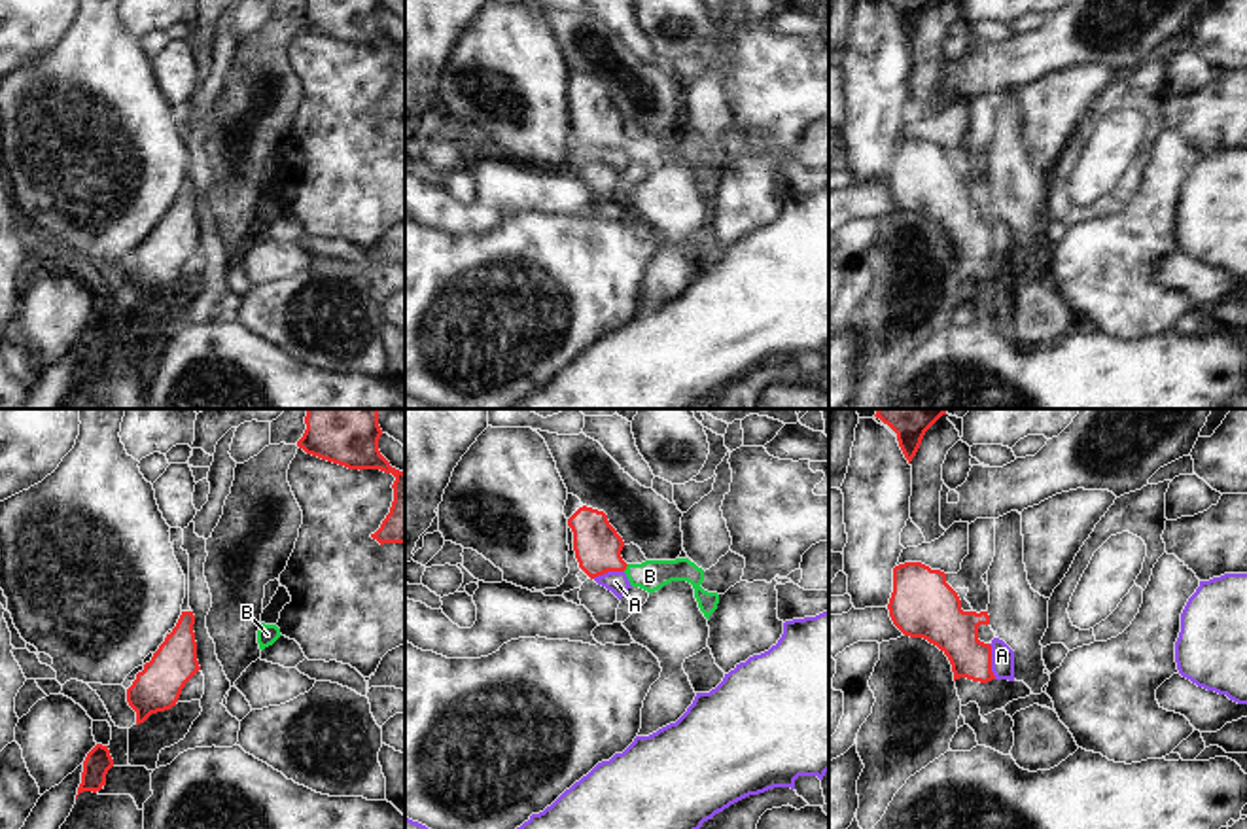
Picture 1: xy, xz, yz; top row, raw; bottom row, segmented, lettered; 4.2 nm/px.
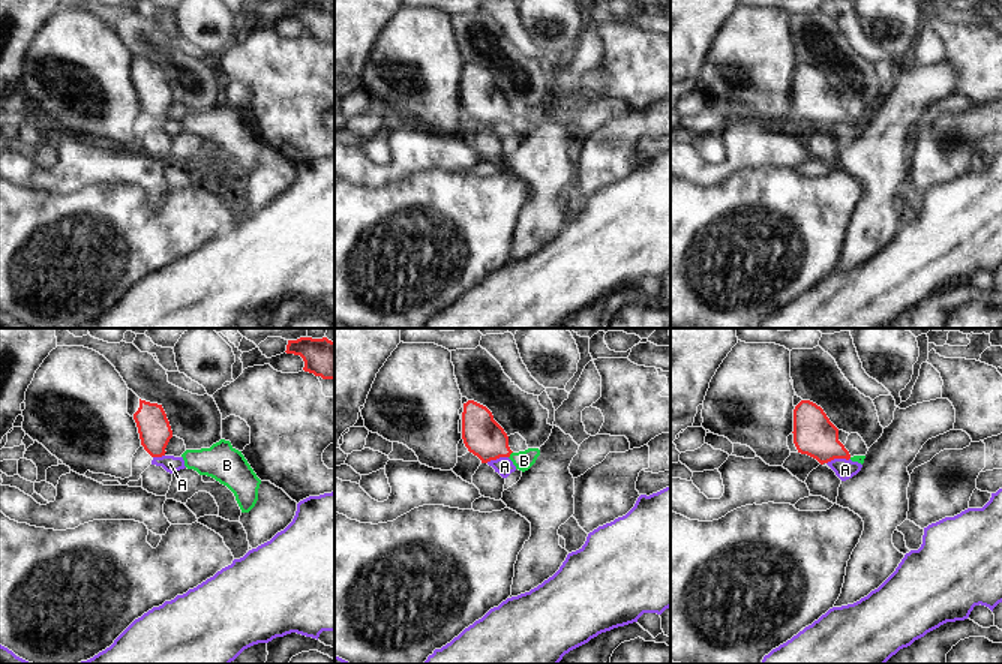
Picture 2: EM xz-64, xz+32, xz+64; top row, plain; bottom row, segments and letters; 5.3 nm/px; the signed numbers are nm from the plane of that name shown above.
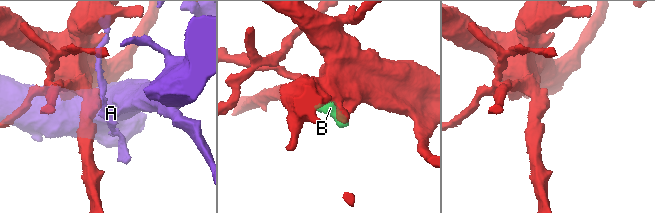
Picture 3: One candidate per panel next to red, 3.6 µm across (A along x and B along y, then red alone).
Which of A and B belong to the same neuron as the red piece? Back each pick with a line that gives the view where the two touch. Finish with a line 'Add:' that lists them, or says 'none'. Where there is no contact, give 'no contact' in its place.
B: xz
Add: B

